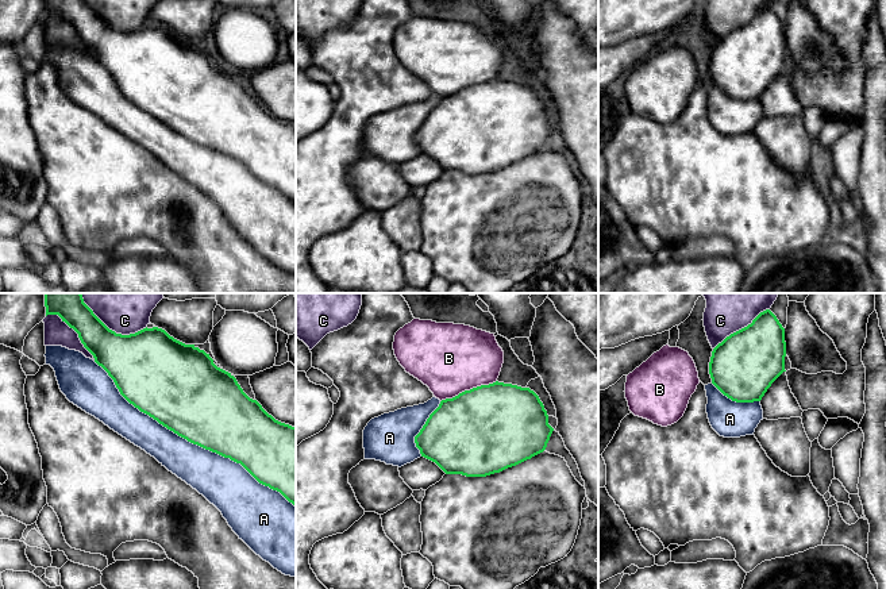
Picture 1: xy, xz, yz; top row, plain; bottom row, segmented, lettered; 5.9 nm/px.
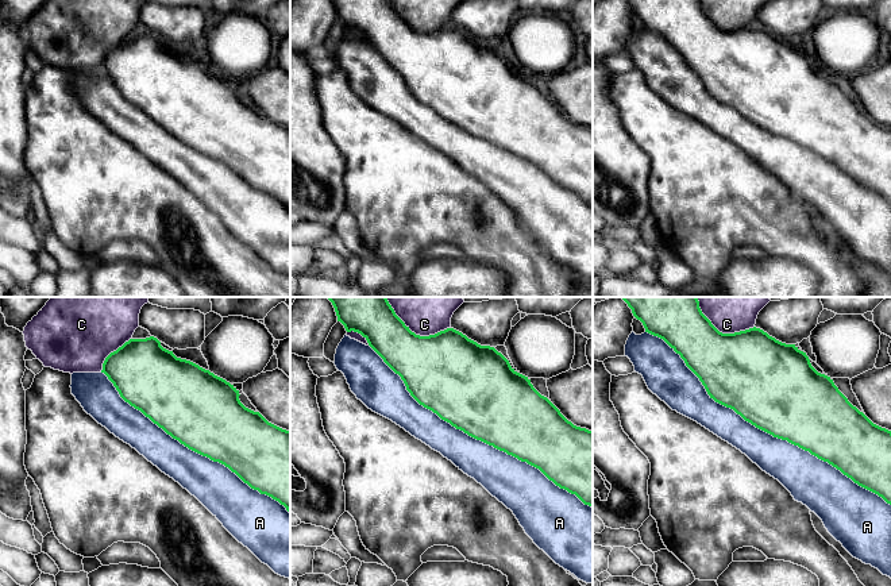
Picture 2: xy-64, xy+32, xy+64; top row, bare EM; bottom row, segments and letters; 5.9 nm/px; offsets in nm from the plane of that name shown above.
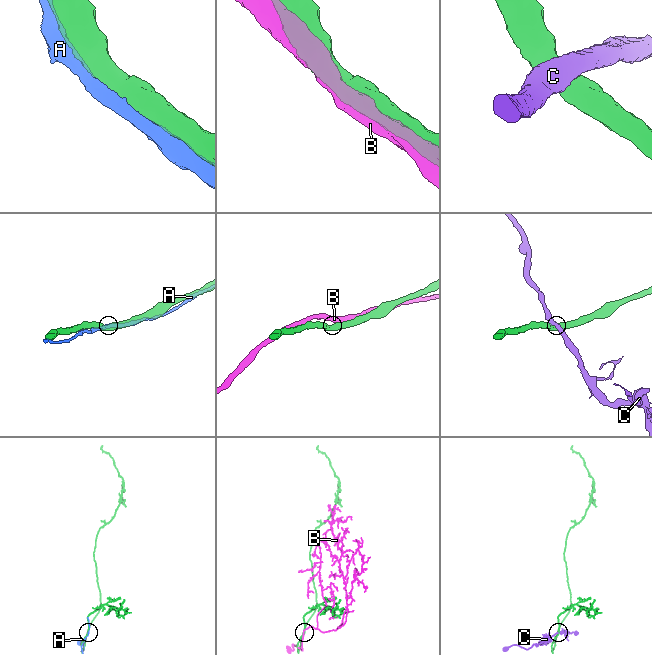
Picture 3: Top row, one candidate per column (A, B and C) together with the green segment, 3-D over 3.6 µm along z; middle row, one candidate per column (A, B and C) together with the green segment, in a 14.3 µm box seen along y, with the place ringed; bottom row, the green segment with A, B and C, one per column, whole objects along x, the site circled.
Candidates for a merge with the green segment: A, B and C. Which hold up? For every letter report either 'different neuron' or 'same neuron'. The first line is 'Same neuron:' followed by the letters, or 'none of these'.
Same neuron: A
A: same neuron
B: different neuron
C: different neuron

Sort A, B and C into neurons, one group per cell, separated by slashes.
A / B / C

